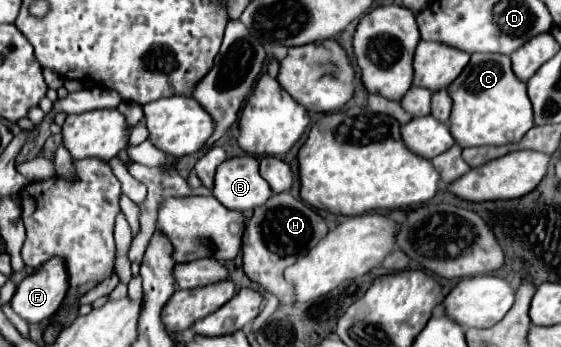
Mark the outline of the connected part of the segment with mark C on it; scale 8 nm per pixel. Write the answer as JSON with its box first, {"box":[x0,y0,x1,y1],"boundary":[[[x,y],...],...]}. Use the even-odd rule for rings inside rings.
{"box":[447,54,535,148],"boundary":[[[471,54],[469,64],[463,68],[457,80],[453,80],[447,92],[453,100],[451,132],[461,148],[517,142],[535,126],[527,84],[513,74],[509,56]]]}

